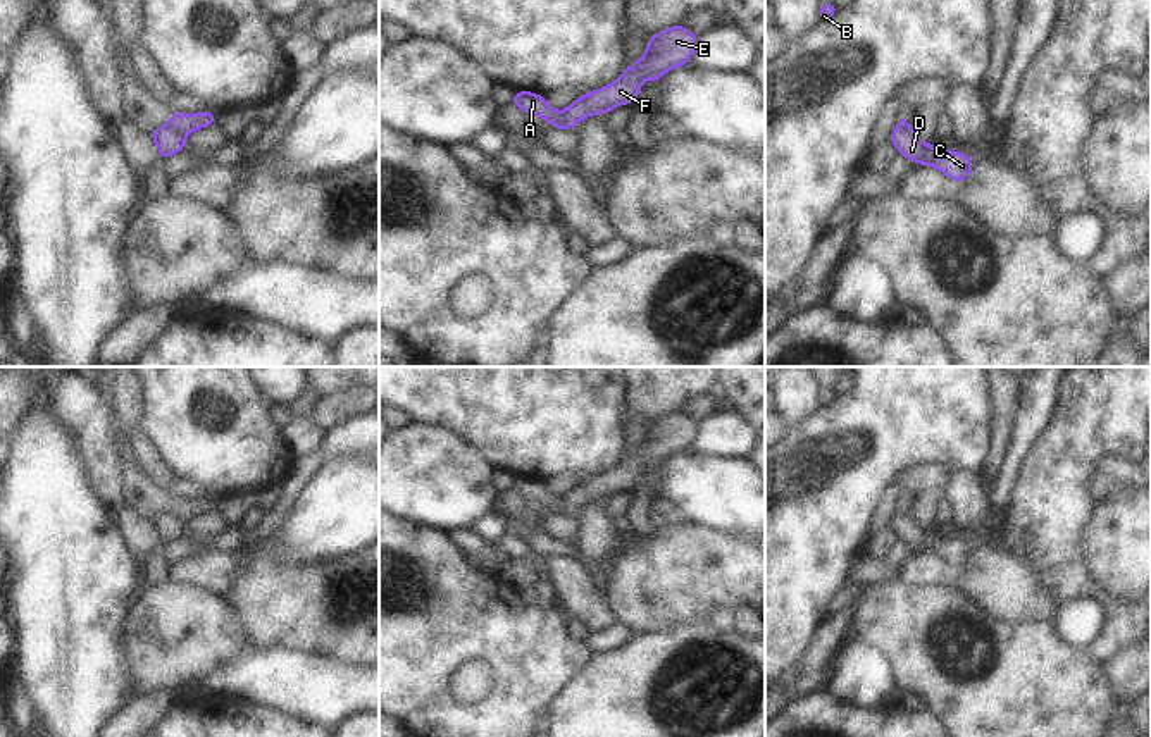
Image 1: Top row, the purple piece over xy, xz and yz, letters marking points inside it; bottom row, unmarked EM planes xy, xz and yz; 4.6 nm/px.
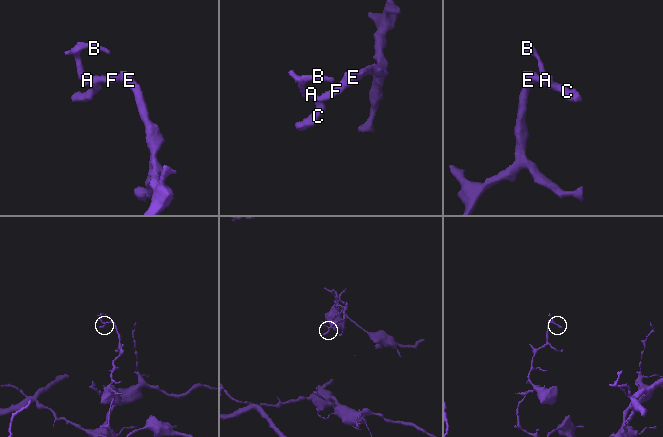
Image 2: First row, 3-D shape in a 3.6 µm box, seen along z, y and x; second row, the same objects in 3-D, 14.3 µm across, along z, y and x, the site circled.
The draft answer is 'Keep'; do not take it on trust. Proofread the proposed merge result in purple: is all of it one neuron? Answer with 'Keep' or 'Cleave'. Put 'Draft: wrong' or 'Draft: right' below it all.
Cleave
Draft: wrong

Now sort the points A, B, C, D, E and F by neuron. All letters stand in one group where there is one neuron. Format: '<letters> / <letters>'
A B C D / E F

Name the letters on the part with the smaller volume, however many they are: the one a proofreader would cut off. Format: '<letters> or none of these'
A, B, C, D

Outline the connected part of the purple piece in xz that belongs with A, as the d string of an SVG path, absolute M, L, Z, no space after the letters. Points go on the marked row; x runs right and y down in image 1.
M515 91L512 103L524 110L527 115L539 115L550 122L551 127L565 129L558 121L560 112L551 108L543 95L536 95L532 91Z

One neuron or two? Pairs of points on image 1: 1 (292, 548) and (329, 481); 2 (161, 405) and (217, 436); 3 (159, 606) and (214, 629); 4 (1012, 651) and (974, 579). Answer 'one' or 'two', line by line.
1: one
2: one
3: one
4: two

